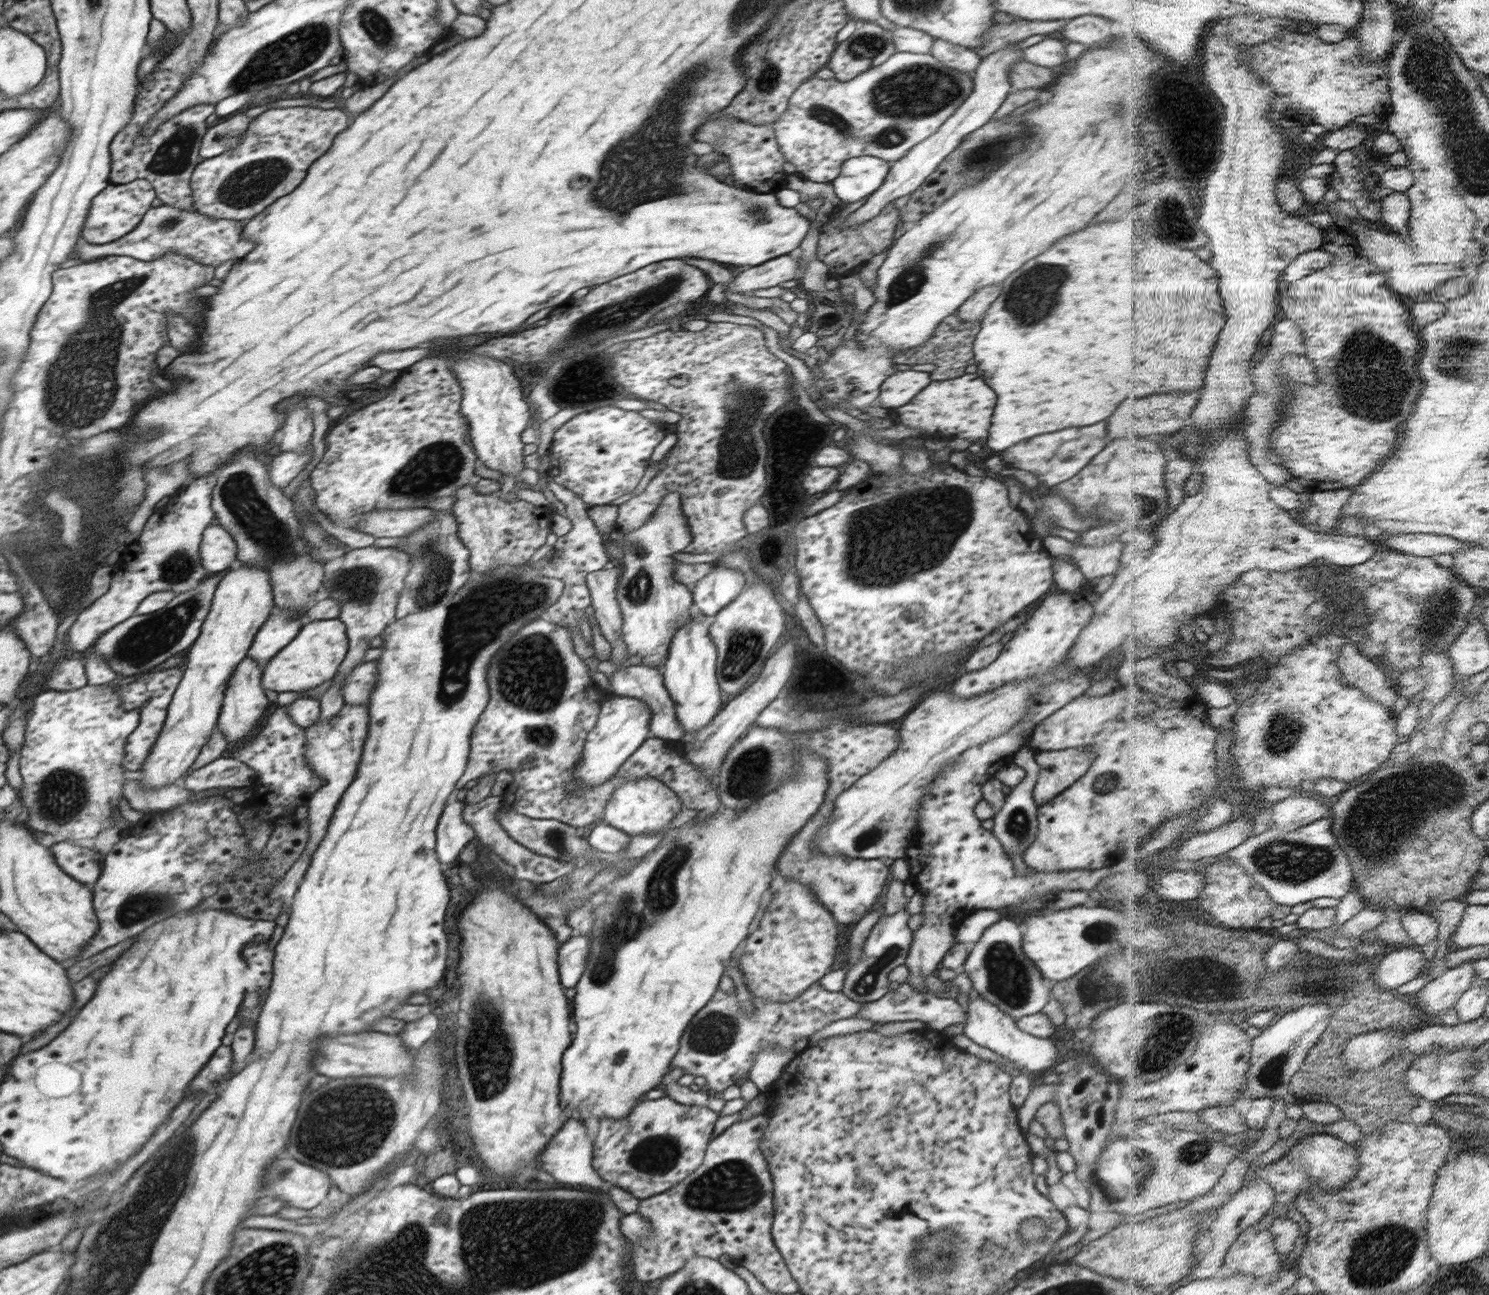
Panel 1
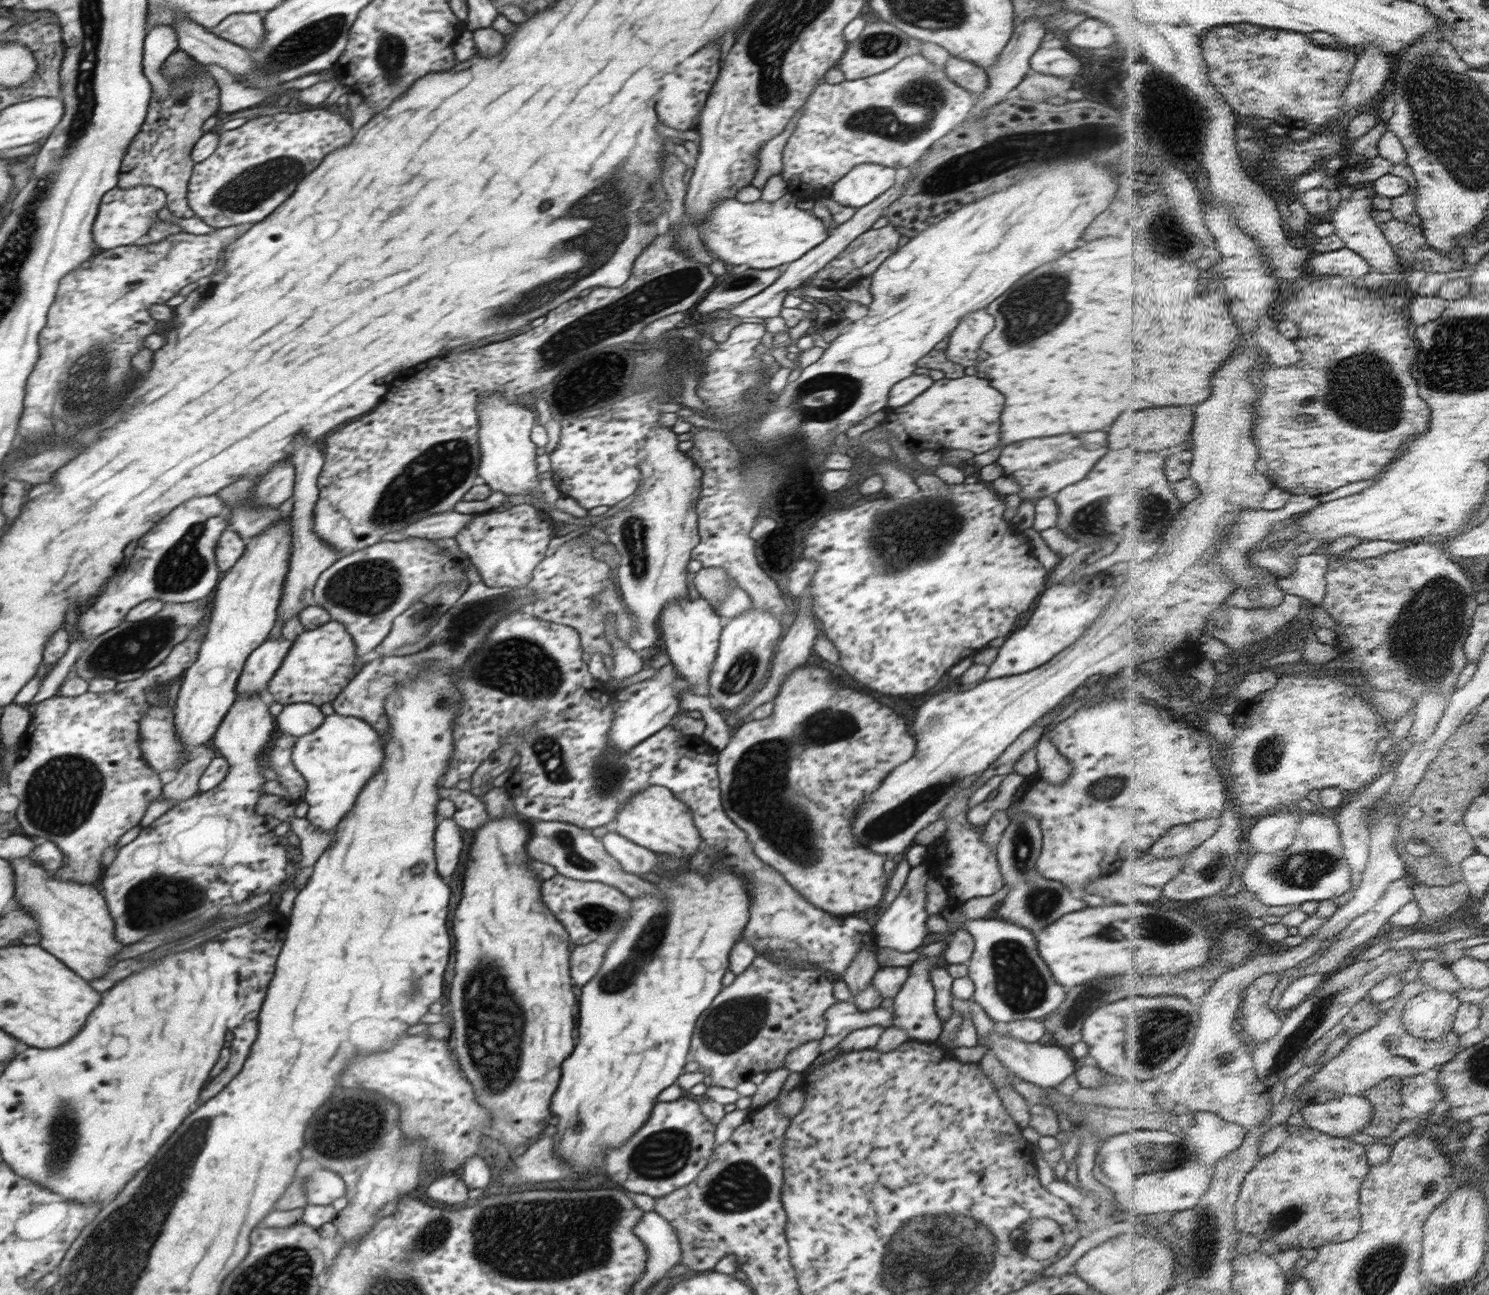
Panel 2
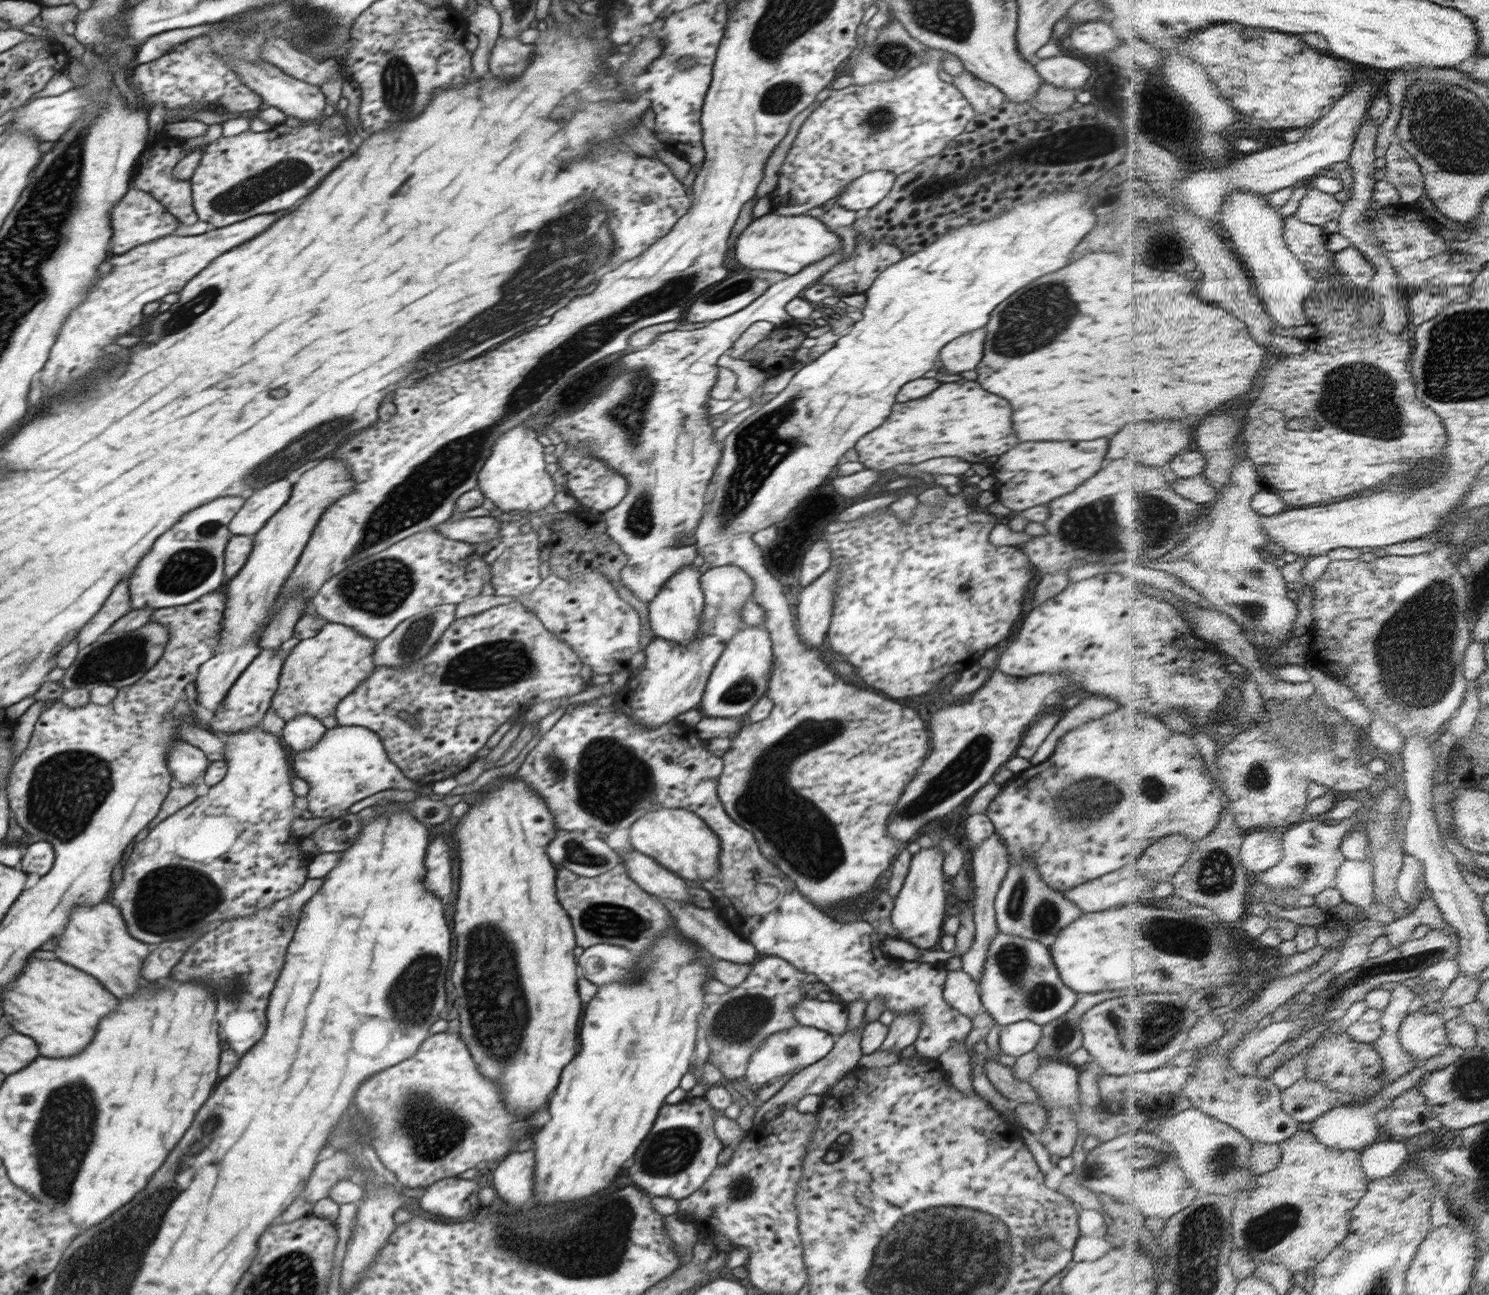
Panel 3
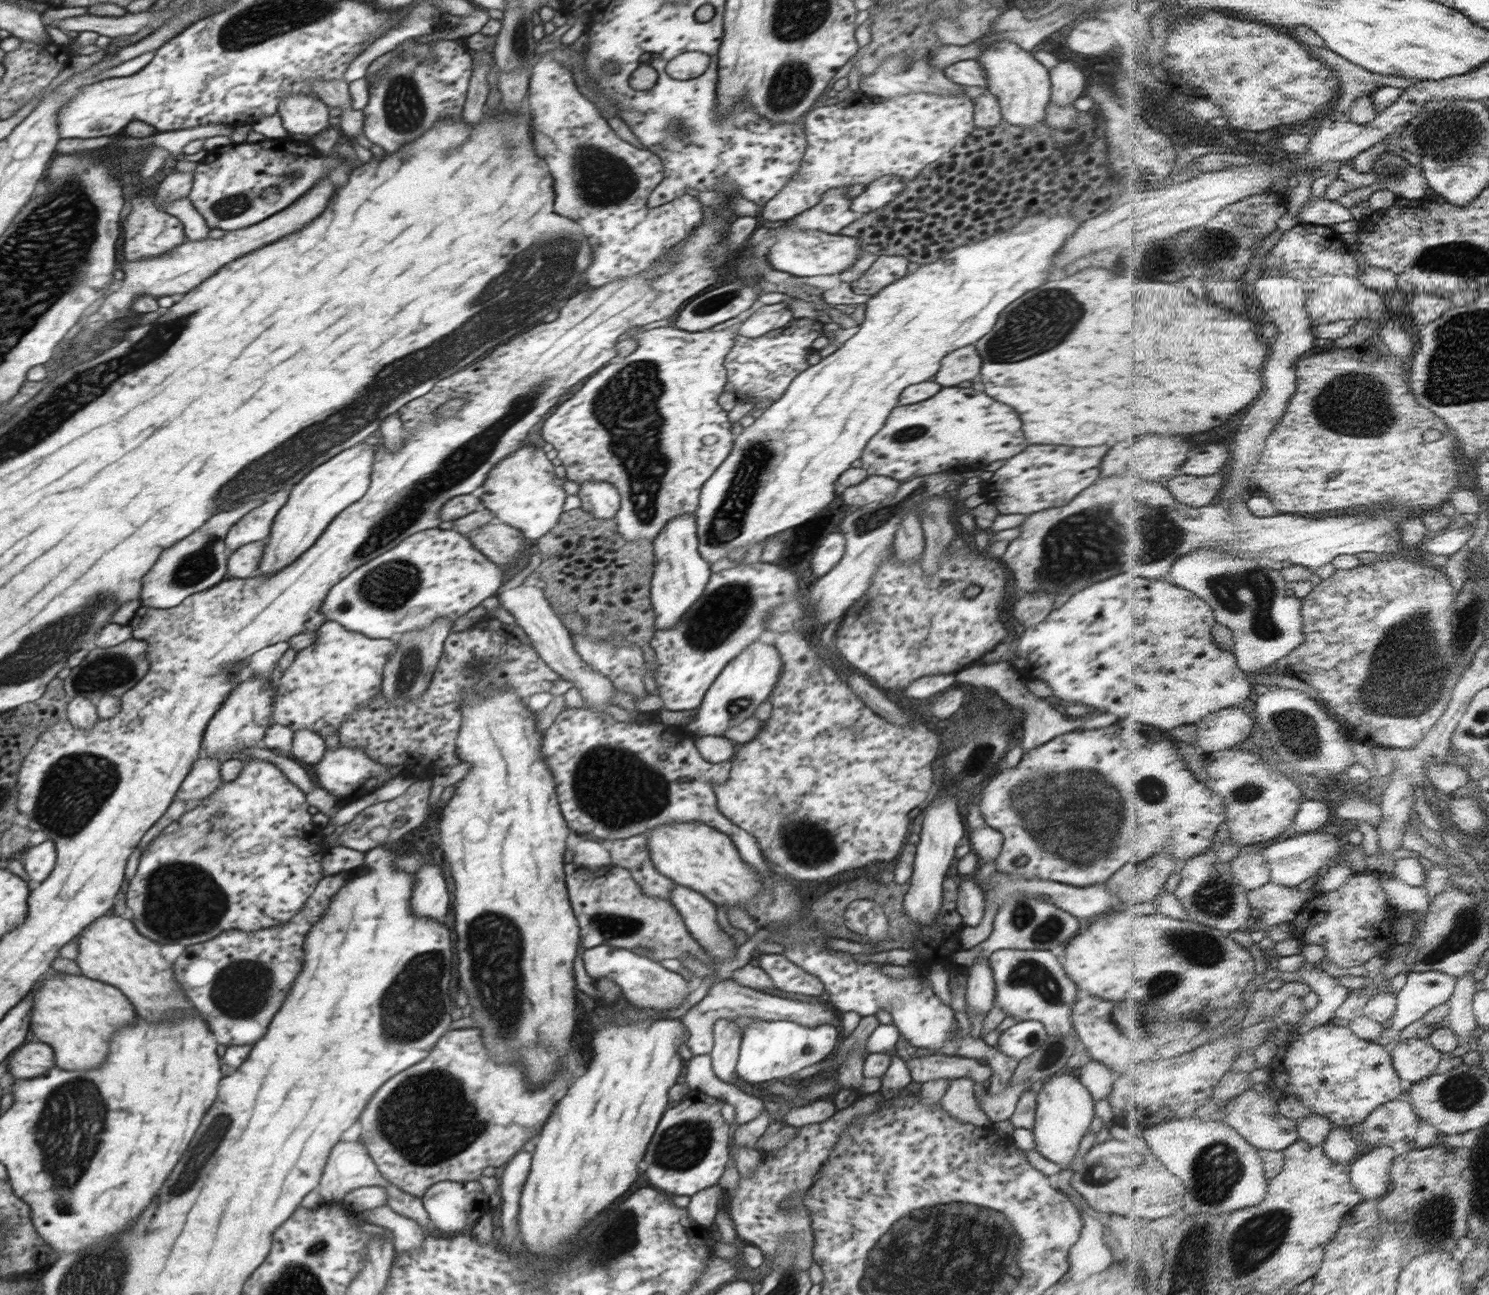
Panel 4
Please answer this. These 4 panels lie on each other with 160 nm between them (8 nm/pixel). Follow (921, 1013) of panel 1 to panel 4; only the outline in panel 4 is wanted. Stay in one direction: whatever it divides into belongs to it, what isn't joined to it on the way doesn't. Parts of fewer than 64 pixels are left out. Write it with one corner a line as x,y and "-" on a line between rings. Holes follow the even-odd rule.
729,978
715,980
702,1001
693,1006
690,1012
681,1018
681,1023
688,1031
688,1037
684,1043
695,1056
706,1054
709,1052
710,1041
713,1038
713,1023
720,1019
737,1018
737,1016
761,1018
763,1021
794,1021
807,1027
817,1027
825,1024
838,1025
840,1021
840,1013
824,999
812,1004
800,1002
742,986

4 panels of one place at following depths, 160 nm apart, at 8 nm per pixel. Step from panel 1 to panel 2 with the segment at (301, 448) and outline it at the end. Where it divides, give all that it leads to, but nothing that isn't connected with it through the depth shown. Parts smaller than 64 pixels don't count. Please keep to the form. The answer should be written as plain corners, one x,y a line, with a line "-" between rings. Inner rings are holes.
304,435
296,436
292,446
294,446
294,450
289,460
291,463
294,462
295,468
295,483
293,486
295,501
291,512
293,551
291,552
289,571
285,577
286,583
283,584
283,595
277,608
277,619
282,622
283,626
287,620
313,604
313,590
318,578
331,564
342,557
337,550
334,550
334,546
326,544
313,529
313,512
319,497
317,480
325,461
322,451
323,446
318,448
316,443
310,443

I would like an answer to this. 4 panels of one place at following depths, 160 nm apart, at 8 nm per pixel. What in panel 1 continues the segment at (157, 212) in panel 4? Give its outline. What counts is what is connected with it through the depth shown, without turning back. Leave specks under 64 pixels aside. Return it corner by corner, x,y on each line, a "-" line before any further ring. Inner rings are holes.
138,179
128,184
111,182
98,196
93,198
90,216
86,218
86,228
82,230
82,238
90,244
108,244
126,236
140,224
144,214
152,208
152,202
156,197
156,191
149,180

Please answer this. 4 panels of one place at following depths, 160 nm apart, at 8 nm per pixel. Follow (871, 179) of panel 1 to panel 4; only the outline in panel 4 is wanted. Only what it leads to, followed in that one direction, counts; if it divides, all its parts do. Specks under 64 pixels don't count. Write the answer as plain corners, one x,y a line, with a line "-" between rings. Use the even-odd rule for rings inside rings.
881,176
865,185
864,192
852,198
851,209
861,215
868,215
893,202
902,190
904,190
904,182
899,176

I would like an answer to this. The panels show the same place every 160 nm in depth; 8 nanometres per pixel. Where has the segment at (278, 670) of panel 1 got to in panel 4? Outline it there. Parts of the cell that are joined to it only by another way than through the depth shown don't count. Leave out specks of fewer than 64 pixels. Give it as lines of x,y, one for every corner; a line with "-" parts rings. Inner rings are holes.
325,621
317,630
316,642
297,652
294,662
278,676
272,722
287,726
293,732
305,728
325,739
329,734
339,732
348,714
366,708
380,692
384,664
396,650
396,642
372,640
358,632
348,632
336,621

